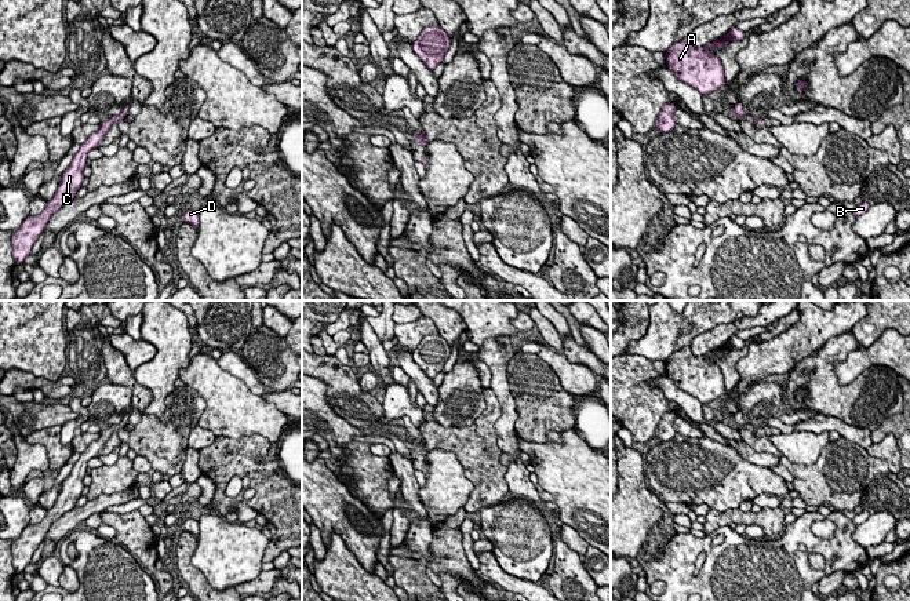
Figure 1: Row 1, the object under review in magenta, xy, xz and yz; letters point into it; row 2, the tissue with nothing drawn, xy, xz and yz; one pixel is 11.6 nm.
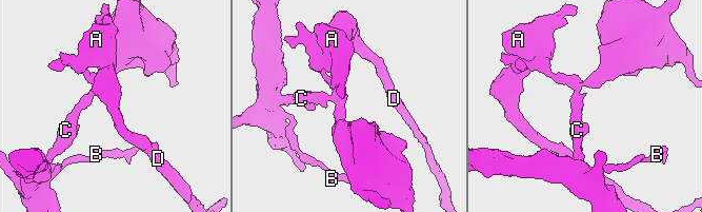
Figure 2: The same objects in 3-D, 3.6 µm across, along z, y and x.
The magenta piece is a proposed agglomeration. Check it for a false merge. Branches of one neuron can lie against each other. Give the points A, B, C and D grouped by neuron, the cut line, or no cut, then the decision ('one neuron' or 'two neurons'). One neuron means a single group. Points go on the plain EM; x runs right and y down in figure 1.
A D / B C | xy (104, 432), (109, 436) | two neurons

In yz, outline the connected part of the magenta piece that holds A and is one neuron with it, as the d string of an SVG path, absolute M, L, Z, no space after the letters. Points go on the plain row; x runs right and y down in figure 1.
M732 336L721 347L703 356L694 356L689 346L674 352L666 361L666 375L676 386L698 398L702 404L711 403L727 393L721 368L709 360L710 356L722 358L731 350L740 350L746 342Z

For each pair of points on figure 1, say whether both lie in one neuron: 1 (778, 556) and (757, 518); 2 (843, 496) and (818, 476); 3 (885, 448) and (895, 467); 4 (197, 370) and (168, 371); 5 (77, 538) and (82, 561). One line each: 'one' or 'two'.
1: two
2: one
3: one
4: two
5: one

